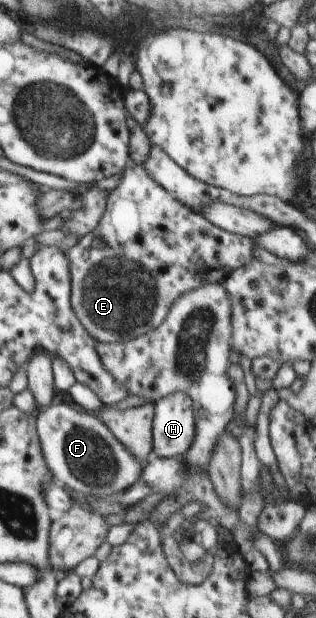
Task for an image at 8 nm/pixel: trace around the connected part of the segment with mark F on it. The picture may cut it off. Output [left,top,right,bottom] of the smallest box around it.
[36,403,147,498]

